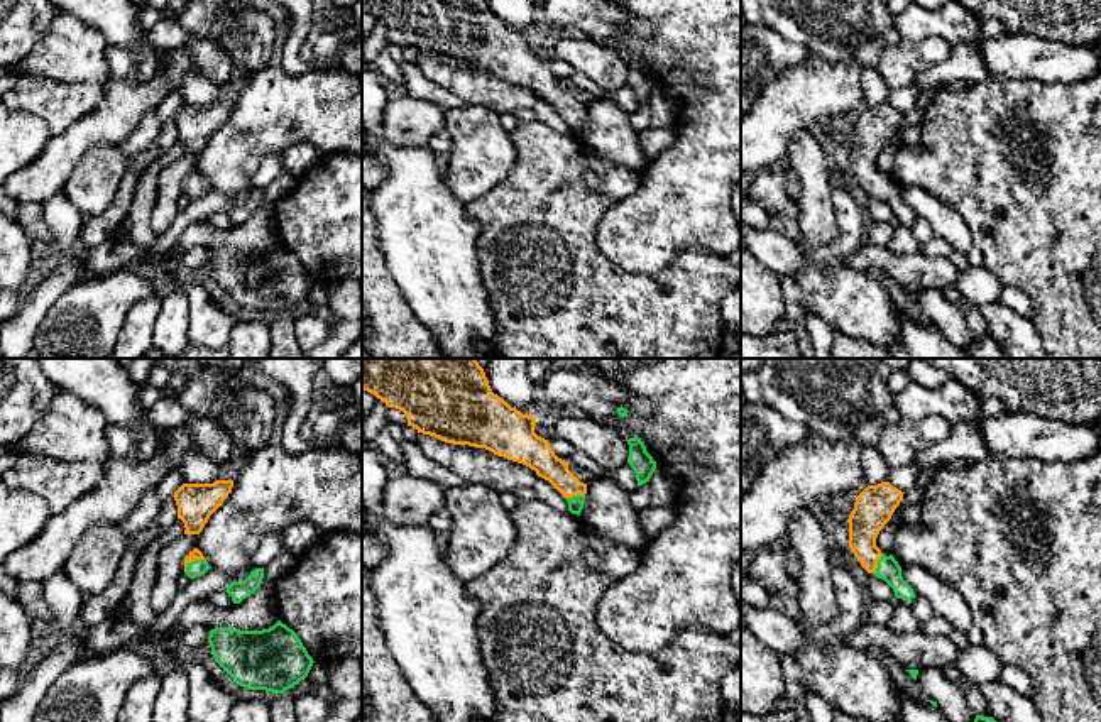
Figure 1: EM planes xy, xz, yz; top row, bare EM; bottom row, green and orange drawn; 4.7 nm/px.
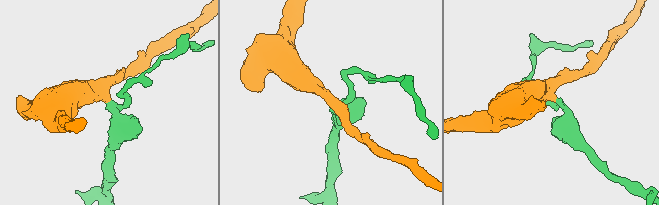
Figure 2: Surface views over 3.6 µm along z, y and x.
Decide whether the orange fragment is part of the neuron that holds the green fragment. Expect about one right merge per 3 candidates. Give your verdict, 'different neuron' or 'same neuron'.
same neuron

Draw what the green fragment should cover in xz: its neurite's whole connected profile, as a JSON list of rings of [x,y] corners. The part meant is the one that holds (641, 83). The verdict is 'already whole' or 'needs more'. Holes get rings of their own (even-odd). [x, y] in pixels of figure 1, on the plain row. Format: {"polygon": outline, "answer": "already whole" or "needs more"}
{"polygon": [[[629,59],[626,61],[629,66],[629,79],[627,85],[631,86],[631,90],[636,95],[636,101],[638,101],[638,108],[649,103],[655,90],[656,90],[656,83],[653,81],[653,78],[646,73],[644,64],[641,63],[641,59]]], "answer": "already whole"}

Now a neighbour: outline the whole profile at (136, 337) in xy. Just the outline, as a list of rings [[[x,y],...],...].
[[[154,294],[130,308],[113,350],[117,358],[140,358],[154,347],[154,325],[159,309],[161,299]]]

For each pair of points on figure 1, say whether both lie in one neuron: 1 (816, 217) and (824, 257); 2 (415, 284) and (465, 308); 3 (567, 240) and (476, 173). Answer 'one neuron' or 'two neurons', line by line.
1: two neurons
2: one neuron
3: two neurons

